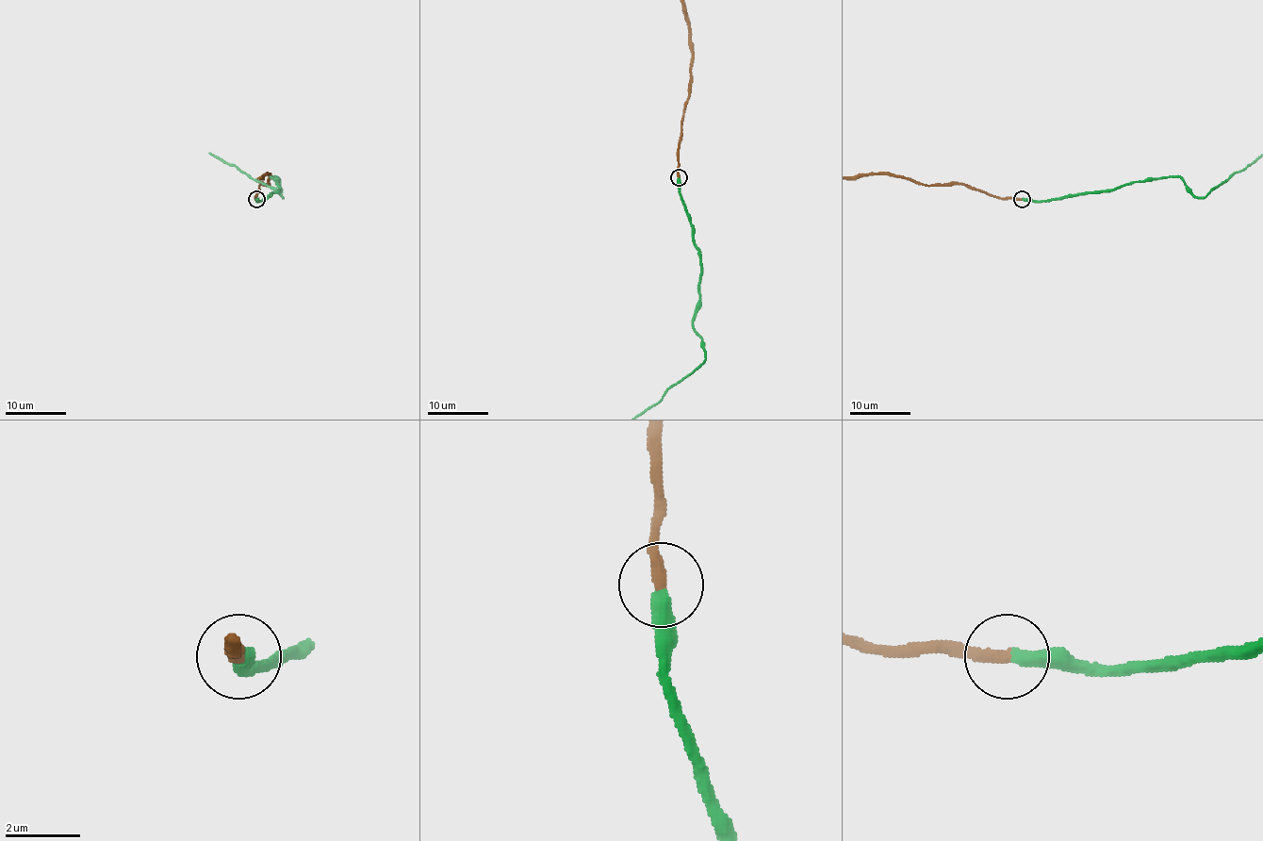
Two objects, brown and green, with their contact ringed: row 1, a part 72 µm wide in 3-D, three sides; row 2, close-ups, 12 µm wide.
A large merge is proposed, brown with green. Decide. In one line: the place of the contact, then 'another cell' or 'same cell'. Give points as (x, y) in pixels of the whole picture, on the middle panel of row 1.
at (679, 177); same cell

